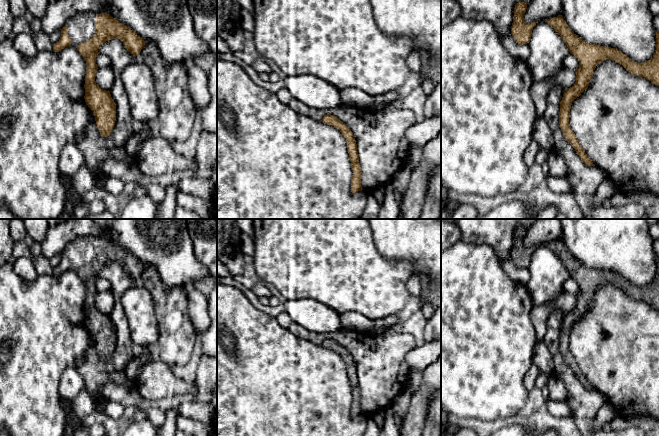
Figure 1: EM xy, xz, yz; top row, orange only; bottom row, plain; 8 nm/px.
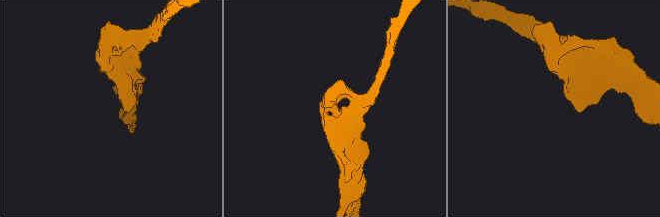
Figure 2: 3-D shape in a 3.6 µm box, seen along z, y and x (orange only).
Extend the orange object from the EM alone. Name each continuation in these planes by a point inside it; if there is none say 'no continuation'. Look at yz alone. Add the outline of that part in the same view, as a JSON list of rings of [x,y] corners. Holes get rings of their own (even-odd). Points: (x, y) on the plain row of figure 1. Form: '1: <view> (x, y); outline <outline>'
no continuation

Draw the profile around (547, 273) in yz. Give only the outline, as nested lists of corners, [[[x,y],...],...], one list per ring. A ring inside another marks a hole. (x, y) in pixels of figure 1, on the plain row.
[[[545,245],[533,251],[529,265],[530,279],[526,285],[533,305],[554,300],[564,292],[563,284],[570,277],[561,260]]]

